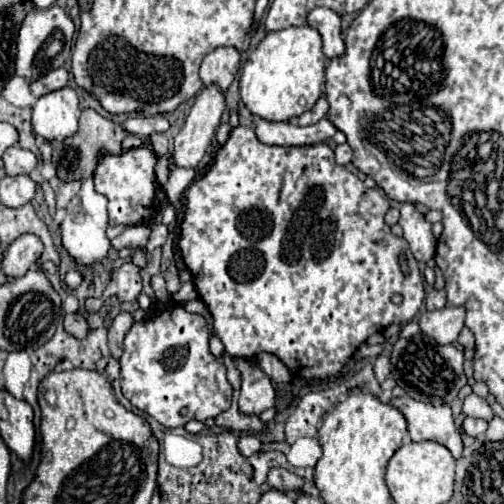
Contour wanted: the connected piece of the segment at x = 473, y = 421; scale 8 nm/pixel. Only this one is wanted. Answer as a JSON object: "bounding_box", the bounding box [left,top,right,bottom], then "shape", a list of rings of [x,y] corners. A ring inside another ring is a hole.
{"bounding_box":[462,416,488,438],"shape":[[[466,416],[462,422],[462,430],[472,438],[482,438],[486,432],[486,426],[488,426],[488,422],[480,420],[480,418],[468,418]]]}

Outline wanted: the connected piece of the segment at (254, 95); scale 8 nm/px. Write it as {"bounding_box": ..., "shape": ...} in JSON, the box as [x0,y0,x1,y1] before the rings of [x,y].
{"bounding_box":[240,26,325,122],"shape":[[[310,26],[268,32],[242,68],[240,100],[254,116],[264,120],[278,122],[298,118],[312,110],[320,94],[324,95],[325,69],[322,38]]]}

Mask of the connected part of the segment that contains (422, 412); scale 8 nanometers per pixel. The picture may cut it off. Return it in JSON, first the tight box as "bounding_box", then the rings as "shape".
{"bounding_box":[390,396,464,458],"shape":[[[408,396],[392,398],[390,404],[404,414],[408,422],[408,436],[414,442],[420,442],[420,440],[438,442],[446,446],[454,458],[460,458],[464,446],[462,446],[460,434],[456,432],[450,406],[424,404]]]}

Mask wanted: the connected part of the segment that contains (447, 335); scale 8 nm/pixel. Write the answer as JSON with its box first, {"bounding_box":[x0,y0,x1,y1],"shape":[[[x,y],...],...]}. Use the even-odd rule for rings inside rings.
{"bounding_box":[420,308,464,344],"shape":[[[440,308],[440,310],[424,310],[420,316],[420,330],[434,338],[440,344],[454,344],[460,330],[464,328],[464,308]]]}

